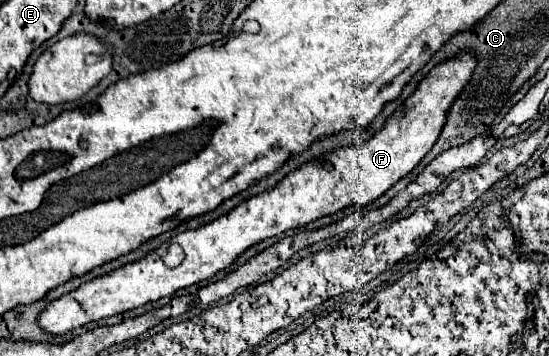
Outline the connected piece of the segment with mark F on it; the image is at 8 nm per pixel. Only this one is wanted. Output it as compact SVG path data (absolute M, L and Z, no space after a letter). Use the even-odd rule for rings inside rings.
M464 52L464 56L438 64L408 98L406 103L413 105L412 108L404 107L396 111L388 118L384 128L378 134L374 134L366 144L346 146L340 152L336 152L338 154L336 168L332 168L332 154L328 154L324 160L304 164L300 170L288 174L276 188L252 196L226 216L220 216L218 220L202 228L174 236L174 242L180 244L186 252L186 258L180 266L176 268L164 266L162 258L166 256L166 248L158 248L150 252L146 258L122 266L106 276L94 278L82 284L78 290L54 300L40 314L38 324L50 334L66 334L92 320L116 316L120 312L160 300L164 296L174 294L180 288L192 286L196 282L214 276L216 272L228 268L244 250L266 238L278 236L292 228L302 228L308 222L336 214L346 206L370 204L372 200L382 196L392 184L404 178L434 146L444 126L448 108L462 92L462 88L468 84L474 66L476 58L470 52Z

